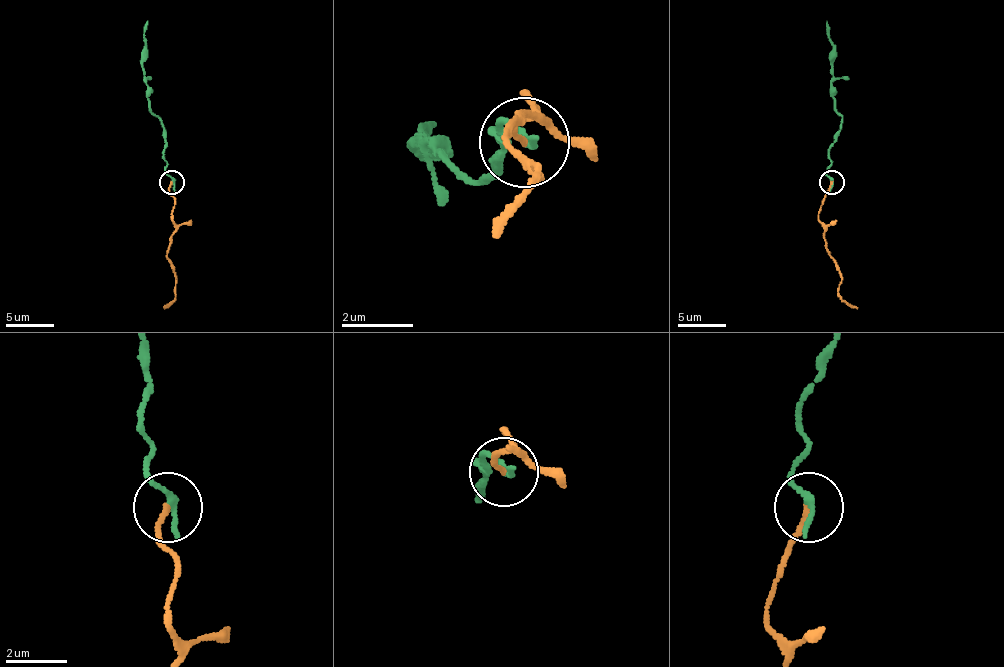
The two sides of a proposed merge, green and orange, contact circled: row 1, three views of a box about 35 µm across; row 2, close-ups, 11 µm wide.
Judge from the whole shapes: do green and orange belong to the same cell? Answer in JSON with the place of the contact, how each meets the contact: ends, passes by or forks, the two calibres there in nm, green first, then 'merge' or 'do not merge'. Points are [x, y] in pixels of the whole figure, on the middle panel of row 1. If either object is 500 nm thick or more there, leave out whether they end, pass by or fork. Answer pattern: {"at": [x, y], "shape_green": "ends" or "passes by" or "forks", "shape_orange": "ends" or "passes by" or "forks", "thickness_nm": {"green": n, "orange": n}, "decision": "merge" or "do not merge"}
{"at": [524, 142], "shape_green": "ends", "shape_orange": "ends", "thickness_nm": {"green": 240, "orange": 150}, "decision": "do not merge"}

